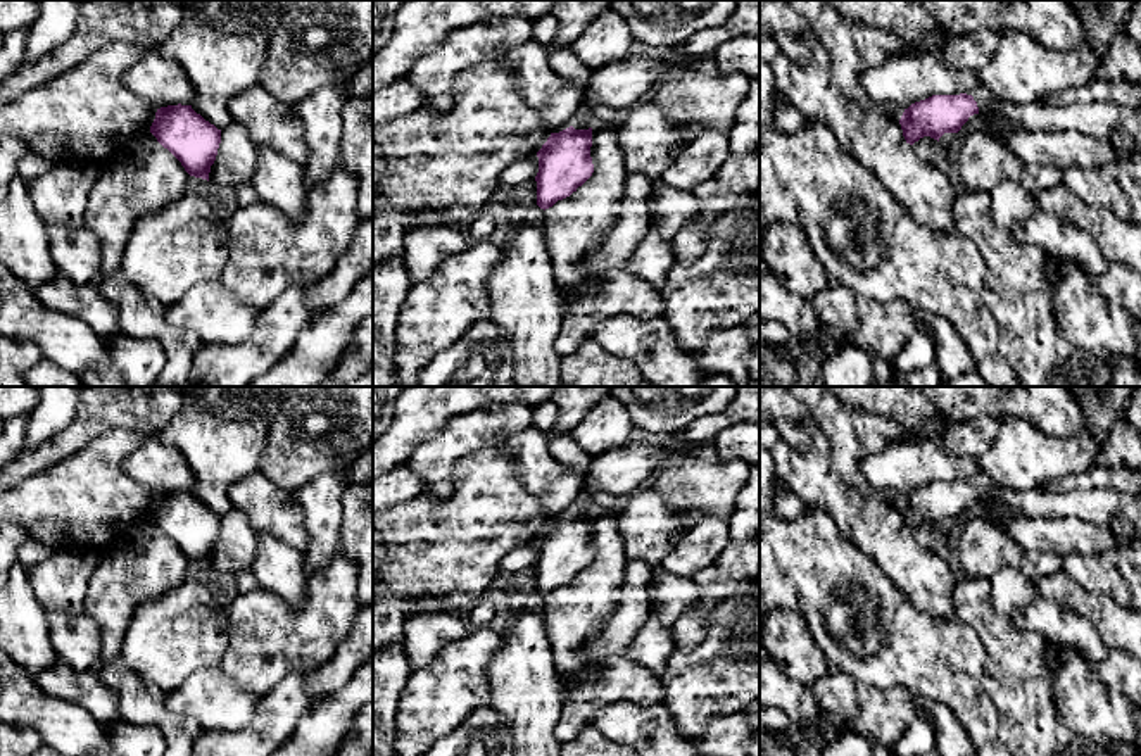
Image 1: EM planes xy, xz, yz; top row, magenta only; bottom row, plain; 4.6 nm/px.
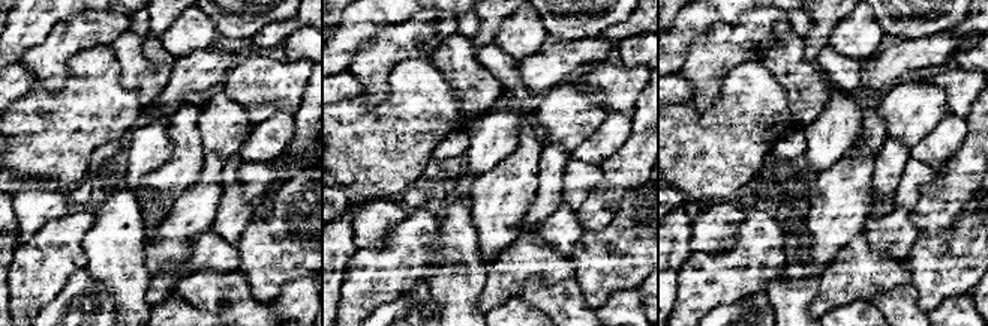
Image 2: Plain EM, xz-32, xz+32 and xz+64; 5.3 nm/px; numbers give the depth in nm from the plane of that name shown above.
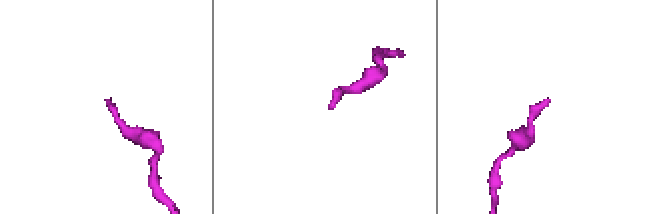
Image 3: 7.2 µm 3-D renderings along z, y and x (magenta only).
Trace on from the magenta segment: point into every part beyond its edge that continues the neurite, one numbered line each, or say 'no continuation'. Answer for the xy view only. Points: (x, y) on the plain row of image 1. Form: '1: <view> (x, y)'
no continuation

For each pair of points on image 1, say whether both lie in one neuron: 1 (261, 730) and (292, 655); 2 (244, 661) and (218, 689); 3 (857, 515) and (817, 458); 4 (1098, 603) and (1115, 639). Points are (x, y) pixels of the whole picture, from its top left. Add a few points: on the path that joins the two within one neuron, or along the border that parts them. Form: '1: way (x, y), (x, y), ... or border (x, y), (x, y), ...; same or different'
1: border (308, 674), (289, 674), (261, 698); different
2: border (216, 667), (259, 698); different
3: way (843, 501), (817, 472); same
4: way (1102, 611), (1115, 625), (1115, 630); same

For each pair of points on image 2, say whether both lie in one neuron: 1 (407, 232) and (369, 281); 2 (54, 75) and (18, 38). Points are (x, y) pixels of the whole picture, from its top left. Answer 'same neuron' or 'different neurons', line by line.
1: same neuron
2: different neurons

